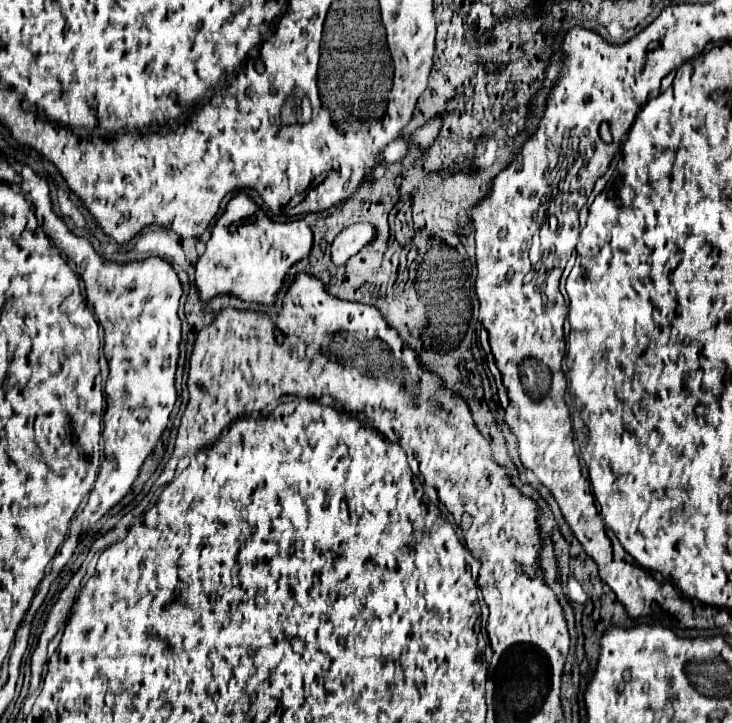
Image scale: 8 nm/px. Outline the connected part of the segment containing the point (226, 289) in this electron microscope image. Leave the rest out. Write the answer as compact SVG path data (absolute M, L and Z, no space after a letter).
M239 193L217 219L205 253L195 265L195 283L201 301L209 303L217 295L227 295L243 303L273 305L291 267L307 259L311 247L313 233L307 221L273 223L247 195Z

